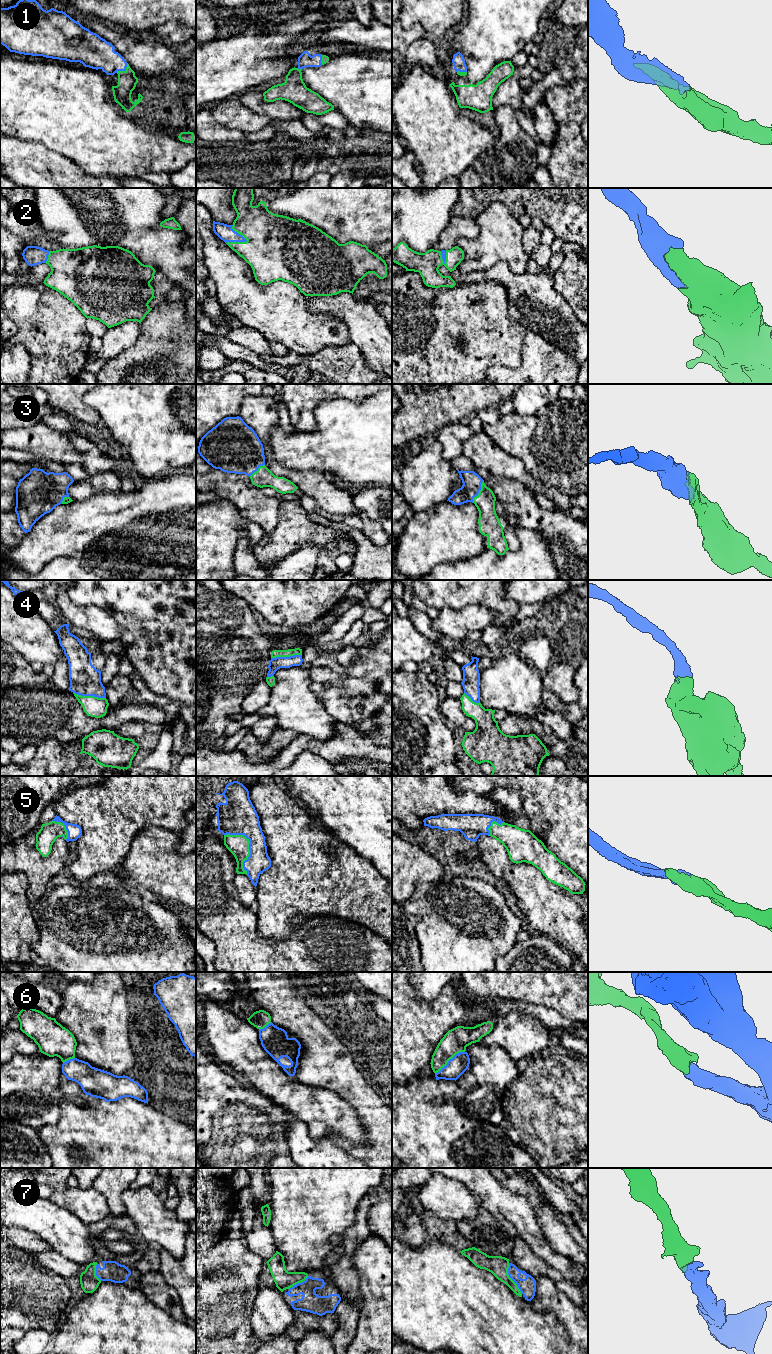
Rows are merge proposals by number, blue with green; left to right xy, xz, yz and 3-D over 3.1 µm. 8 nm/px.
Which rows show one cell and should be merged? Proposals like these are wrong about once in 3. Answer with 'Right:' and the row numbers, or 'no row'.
Right: 1, 2, 3, 4, 5, 6, 7

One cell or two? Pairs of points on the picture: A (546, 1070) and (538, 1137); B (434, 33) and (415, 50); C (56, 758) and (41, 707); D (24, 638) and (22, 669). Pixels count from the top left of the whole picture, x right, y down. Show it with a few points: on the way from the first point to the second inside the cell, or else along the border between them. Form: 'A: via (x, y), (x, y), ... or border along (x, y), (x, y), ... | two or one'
A: via (538, 1087), (538, 1120) | one
B: border along (427, 37), (433, 42) | two
C: border along (63, 743), (55, 739), (46, 739), (36, 747) | two
D: border along (10, 645), (29, 663) | two

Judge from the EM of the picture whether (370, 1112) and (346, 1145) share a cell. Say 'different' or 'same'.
same

